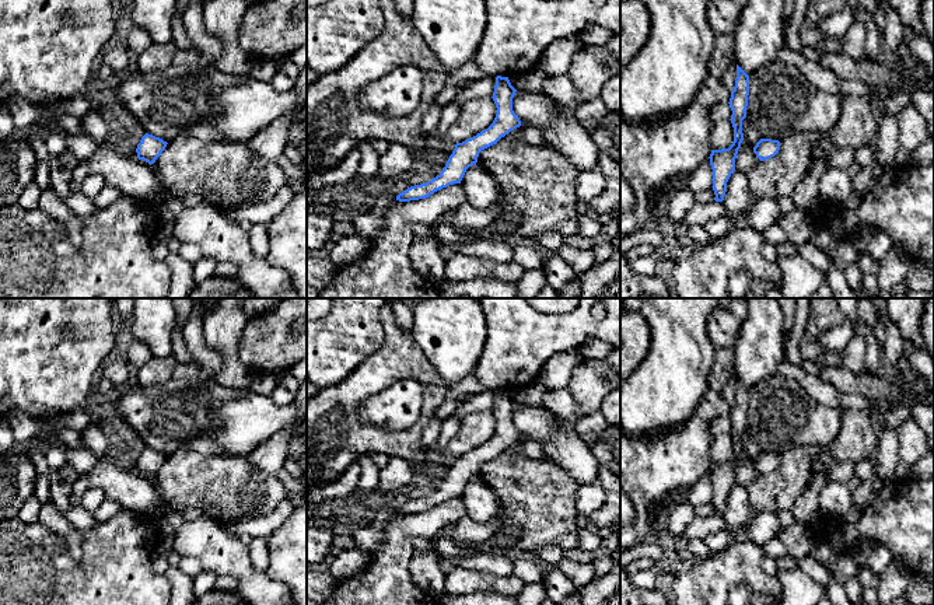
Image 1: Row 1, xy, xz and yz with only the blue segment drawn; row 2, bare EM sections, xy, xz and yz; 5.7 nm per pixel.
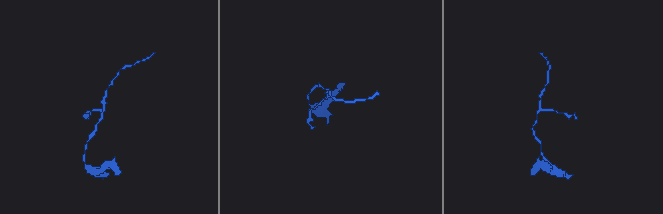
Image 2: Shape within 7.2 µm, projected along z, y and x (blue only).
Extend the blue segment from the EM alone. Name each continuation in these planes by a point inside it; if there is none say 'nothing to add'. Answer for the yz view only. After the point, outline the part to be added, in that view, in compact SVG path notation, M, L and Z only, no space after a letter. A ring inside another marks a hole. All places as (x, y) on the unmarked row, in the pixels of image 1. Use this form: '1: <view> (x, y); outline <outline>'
nothing to add

